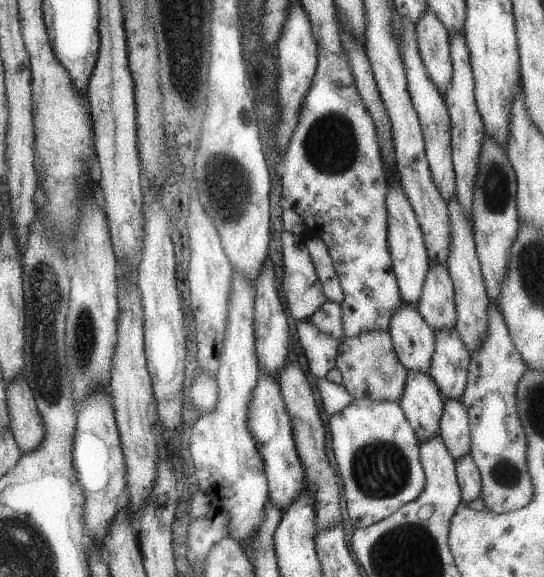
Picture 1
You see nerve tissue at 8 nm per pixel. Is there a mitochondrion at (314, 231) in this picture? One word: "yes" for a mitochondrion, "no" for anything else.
no

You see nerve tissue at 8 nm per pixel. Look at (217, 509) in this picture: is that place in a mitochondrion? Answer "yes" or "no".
no

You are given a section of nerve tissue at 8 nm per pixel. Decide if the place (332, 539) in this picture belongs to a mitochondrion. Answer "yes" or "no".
no

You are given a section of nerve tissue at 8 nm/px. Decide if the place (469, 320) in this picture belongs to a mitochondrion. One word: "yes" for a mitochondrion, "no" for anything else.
no

